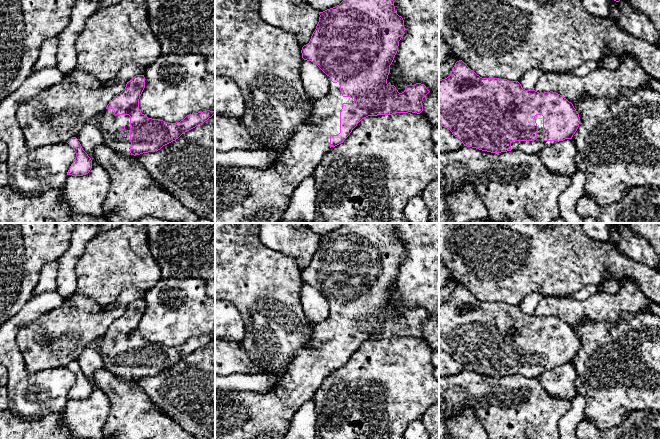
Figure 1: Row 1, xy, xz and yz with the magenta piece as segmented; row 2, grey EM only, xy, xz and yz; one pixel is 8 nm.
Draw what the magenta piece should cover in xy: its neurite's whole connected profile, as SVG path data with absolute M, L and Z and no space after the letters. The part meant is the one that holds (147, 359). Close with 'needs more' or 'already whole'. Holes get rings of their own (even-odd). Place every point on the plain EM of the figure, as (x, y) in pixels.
M136 299L127 306L125 313L118 317L107 329L99 346L99 352L103 360L103 368L114 375L129 380L140 379L160 374L163 370L175 365L185 356L204 347L215 335L203 335L187 339L176 347L168 347L159 343L148 342L139 333L139 323L145 312L144 299Z; needs more

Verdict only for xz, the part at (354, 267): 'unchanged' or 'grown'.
grown

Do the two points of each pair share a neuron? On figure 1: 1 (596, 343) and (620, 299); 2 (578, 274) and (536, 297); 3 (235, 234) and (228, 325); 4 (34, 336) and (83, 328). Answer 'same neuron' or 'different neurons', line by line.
1: different neurons
2: different neurons
3: different neurons
4: same neuron

